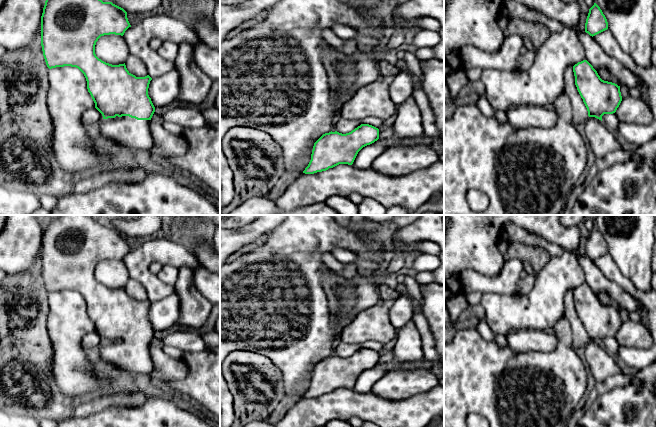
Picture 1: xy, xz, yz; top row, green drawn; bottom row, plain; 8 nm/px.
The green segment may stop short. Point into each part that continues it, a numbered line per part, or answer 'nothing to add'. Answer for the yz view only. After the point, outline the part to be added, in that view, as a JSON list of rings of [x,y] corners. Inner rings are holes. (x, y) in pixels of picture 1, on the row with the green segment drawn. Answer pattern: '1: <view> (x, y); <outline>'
1: yz (602, 141); [[[588,117],[585,121],[585,134],[596,158],[603,158],[621,149],[621,144],[616,137],[601,120],[595,117]]]

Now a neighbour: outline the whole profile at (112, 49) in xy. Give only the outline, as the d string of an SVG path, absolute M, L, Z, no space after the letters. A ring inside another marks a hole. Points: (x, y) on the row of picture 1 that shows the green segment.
M115 34L101 36L96 42L95 54L112 65L124 64L130 55L123 36Z

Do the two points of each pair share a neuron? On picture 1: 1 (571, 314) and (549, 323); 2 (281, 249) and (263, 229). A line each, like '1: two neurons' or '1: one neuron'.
1: two neurons
2: two neurons

